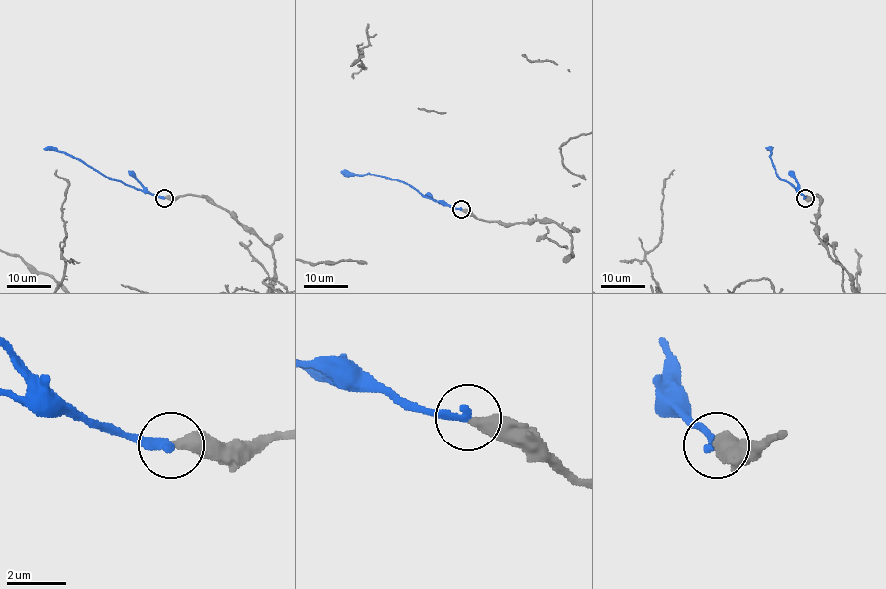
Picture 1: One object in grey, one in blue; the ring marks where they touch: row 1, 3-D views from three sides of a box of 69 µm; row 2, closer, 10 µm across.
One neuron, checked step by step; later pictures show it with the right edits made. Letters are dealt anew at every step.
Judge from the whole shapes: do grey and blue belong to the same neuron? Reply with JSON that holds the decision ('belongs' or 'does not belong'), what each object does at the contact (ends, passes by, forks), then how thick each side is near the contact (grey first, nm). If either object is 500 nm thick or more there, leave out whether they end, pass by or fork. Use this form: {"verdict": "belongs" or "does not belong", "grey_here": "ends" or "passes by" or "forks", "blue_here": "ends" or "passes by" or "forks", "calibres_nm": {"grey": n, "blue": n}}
{"verdict": "belongs", "grey_here": "ends", "blue_here": "ends", "calibres_nm": {"grey": 400, "blue": 300}}

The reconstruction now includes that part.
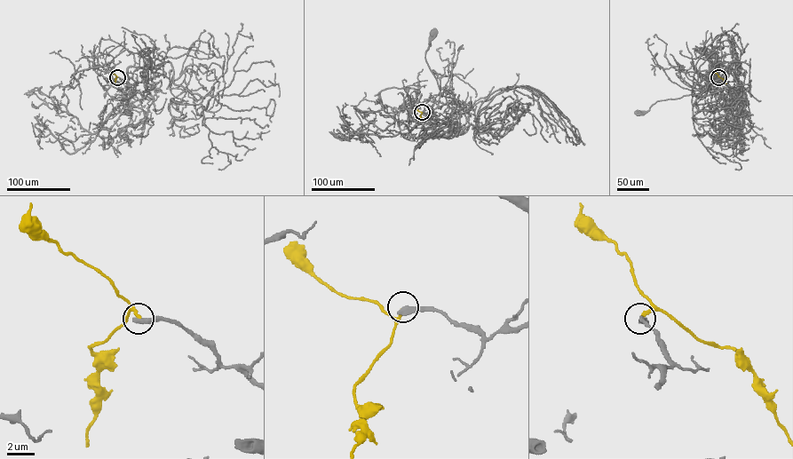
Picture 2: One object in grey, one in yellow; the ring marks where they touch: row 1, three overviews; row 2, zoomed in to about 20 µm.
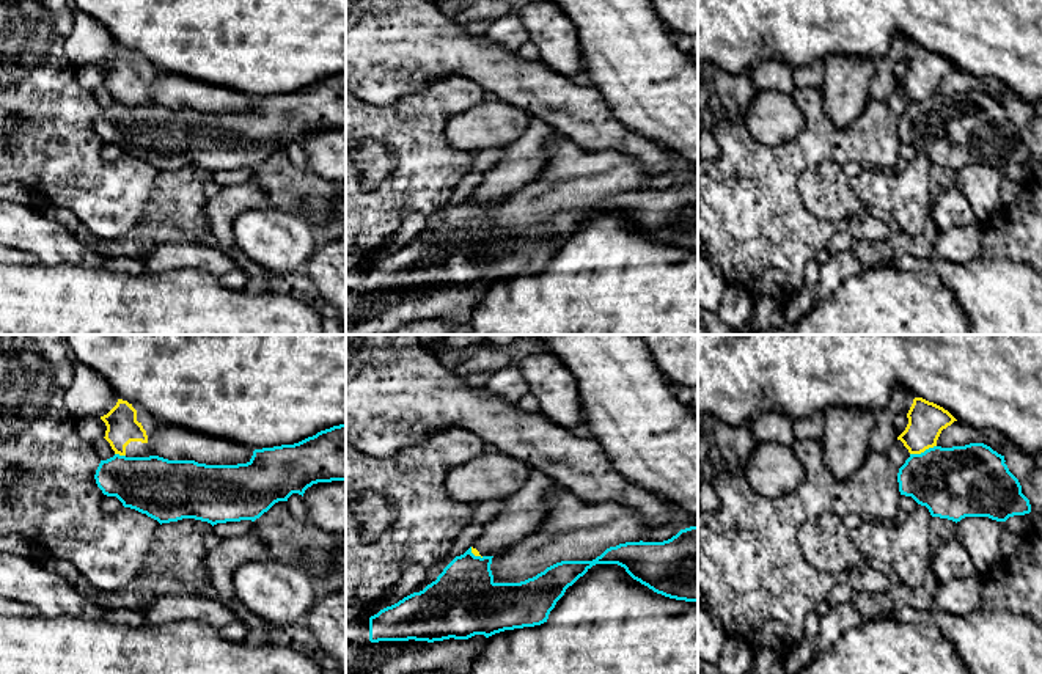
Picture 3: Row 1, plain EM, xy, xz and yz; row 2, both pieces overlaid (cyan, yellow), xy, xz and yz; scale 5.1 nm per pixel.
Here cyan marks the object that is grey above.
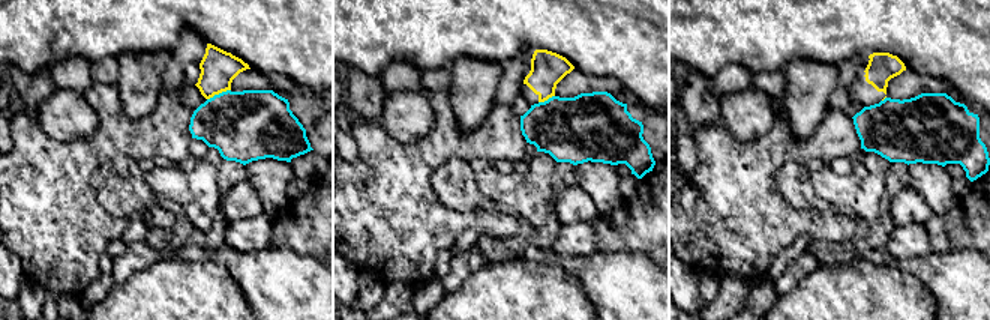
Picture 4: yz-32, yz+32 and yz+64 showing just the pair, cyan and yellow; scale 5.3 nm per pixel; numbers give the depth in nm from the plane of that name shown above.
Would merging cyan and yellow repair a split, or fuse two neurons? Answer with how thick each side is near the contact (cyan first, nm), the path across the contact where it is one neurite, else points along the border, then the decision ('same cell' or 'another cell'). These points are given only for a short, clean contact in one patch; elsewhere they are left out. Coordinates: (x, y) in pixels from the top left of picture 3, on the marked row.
360 nm thick on the cyan side, 190 nm on the other; border along yz (935, 445), (910, 454); another cell

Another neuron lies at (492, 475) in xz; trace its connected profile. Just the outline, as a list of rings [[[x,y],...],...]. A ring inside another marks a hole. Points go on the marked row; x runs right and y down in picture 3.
[[[492,449],[449,470],[445,492],[456,501],[479,504],[504,500],[515,493],[528,479],[531,467]]]

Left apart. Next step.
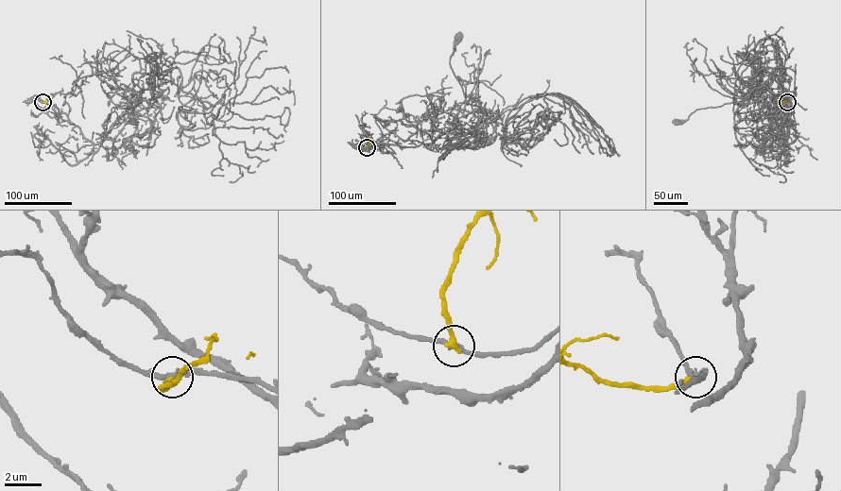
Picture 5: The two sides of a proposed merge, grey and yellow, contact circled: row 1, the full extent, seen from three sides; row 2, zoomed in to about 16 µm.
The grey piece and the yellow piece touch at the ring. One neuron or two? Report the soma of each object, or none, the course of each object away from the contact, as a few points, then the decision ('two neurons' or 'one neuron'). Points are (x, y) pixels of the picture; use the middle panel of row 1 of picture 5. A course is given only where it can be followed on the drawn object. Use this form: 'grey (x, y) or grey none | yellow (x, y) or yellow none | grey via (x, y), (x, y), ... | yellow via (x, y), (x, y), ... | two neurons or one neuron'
grey (458, 37) | yellow none | grey via (367, 147), (390, 133), (404, 141), (421, 129), (434, 140), (453, 128), (466, 102), (450, 63), (459, 36) | yellow via (367, 147), (372, 140), (370, 135) | two neurons

